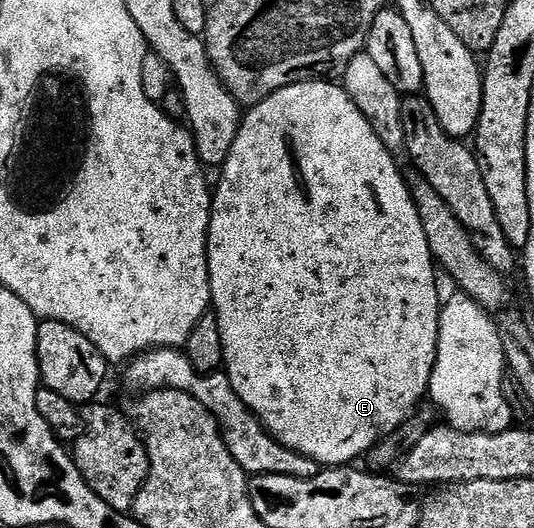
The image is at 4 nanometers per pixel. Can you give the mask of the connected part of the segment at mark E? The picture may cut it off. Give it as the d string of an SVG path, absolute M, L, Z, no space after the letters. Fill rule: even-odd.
M308 80L287 86L267 98L263 102L252 105L242 115L241 125L235 134L235 142L231 142L231 154L226 158L225 163L219 169L221 181L215 184L215 191L212 193L213 208L209 211L209 237L207 238L207 254L209 255L209 294L211 297L211 308L219 322L219 334L223 338L223 373L230 379L235 388L235 393L246 404L247 407L257 416L262 426L278 440L285 448L295 450L307 458L311 458L318 466L349 466L360 461L365 453L381 441L384 436L397 431L404 420L409 419L418 411L417 403L423 401L429 394L429 383L431 374L435 366L437 357L437 343L439 342L439 318L441 317L441 305L439 304L438 291L435 290L435 274L437 268L429 243L427 234L423 230L423 222L419 218L419 210L415 206L413 196L409 192L409 185L406 177L401 177L401 172L397 169L394 153L390 152L387 146L375 134L373 123L367 119L351 102L351 98L345 93L344 87L340 83L329 80Z

